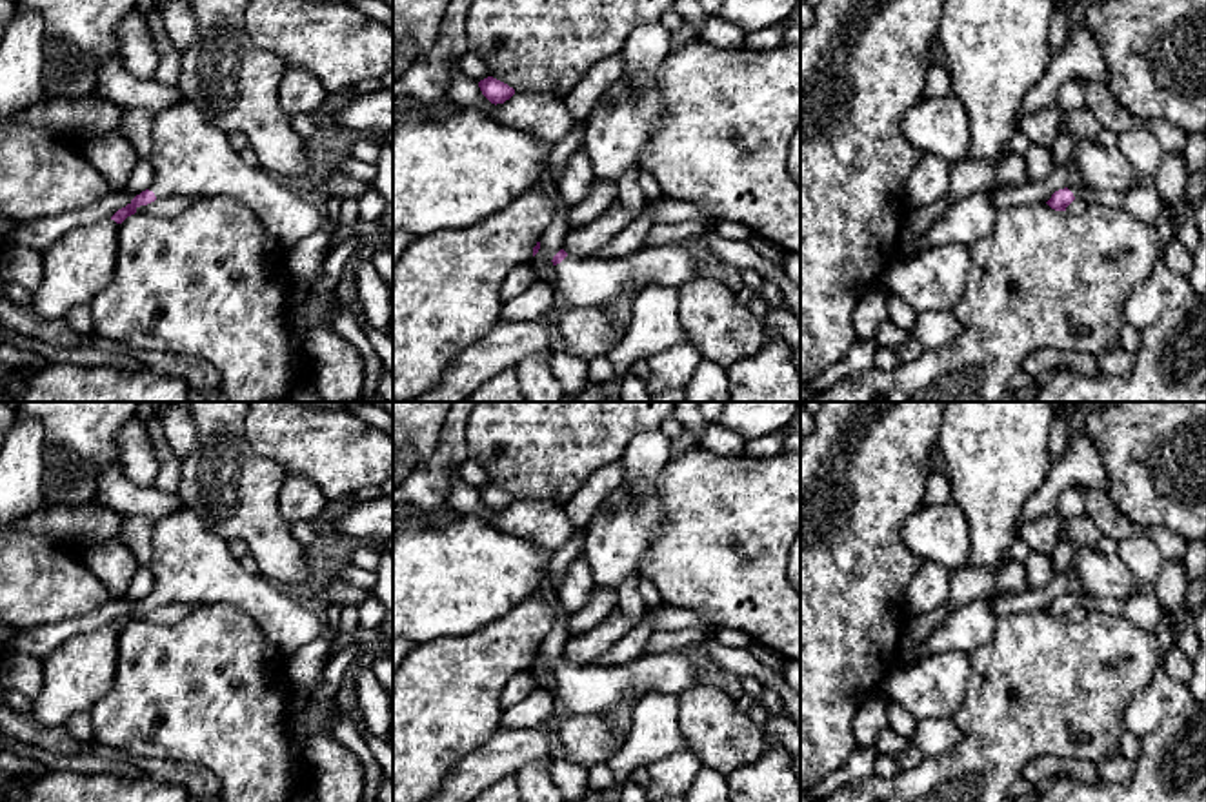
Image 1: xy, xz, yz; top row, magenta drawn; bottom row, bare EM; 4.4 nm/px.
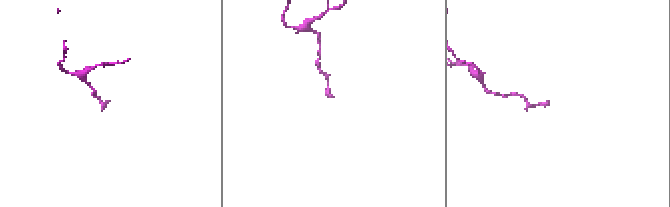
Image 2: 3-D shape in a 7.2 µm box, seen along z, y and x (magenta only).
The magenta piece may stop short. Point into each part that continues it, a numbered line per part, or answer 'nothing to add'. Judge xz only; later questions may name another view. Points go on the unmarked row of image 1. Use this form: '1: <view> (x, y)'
1: xz (581, 690)

